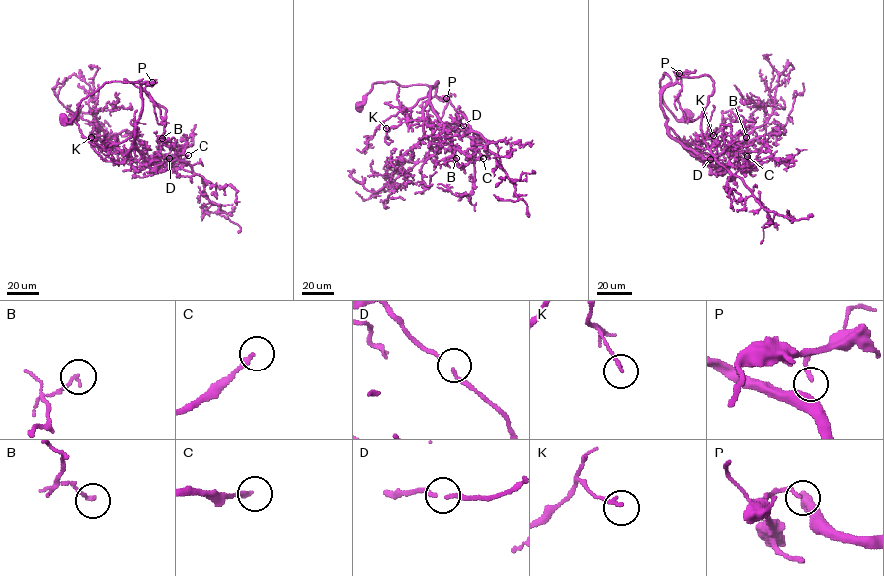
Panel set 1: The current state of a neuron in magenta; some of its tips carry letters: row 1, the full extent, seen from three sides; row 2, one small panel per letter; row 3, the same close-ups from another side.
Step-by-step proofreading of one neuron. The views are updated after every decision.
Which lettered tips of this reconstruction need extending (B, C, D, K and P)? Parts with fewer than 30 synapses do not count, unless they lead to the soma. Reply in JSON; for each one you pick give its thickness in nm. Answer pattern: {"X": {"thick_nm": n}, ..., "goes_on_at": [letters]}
{"C": {"thick_nm": 170}, "goes_on_at": ["C"]}

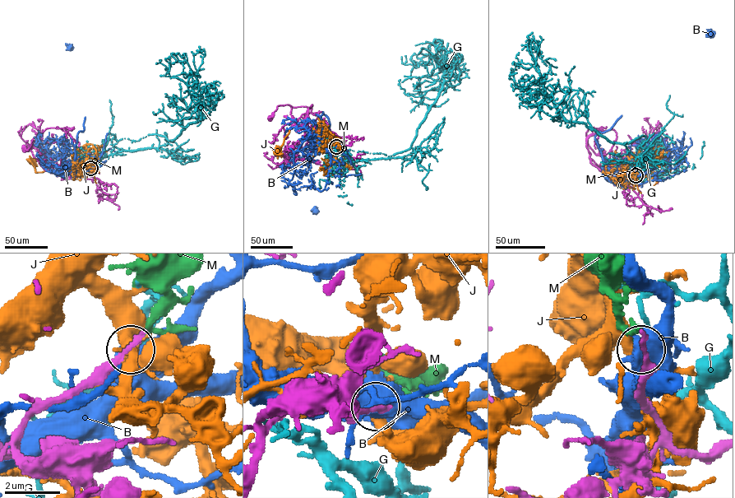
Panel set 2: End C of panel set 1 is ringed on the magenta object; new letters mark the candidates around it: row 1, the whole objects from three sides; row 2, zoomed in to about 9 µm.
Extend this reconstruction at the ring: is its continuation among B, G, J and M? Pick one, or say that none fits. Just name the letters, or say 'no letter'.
M

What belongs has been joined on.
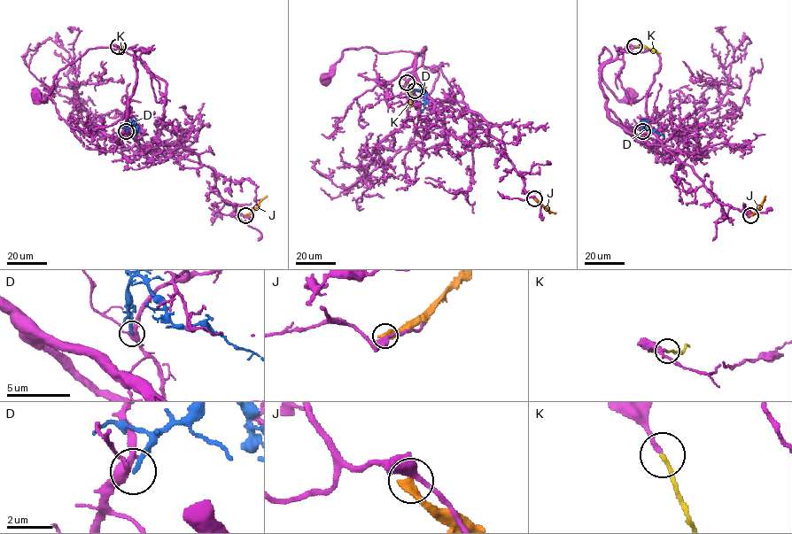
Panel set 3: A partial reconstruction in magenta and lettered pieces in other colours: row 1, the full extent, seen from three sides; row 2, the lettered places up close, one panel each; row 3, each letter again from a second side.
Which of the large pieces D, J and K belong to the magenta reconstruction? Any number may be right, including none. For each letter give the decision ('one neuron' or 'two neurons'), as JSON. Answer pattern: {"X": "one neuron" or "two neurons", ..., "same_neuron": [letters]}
{"D": "two neurons", "J": "two neurons", "K": "one neuron", "same_neuron": ["K"]}

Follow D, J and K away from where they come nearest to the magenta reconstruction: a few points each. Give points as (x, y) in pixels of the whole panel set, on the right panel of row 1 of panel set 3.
D: (642, 131), (643, 122), (649, 129), (664, 136)
J: (750, 214), (757, 210), (764, 196)
K: (634, 46), (646, 46), (660, 53)

